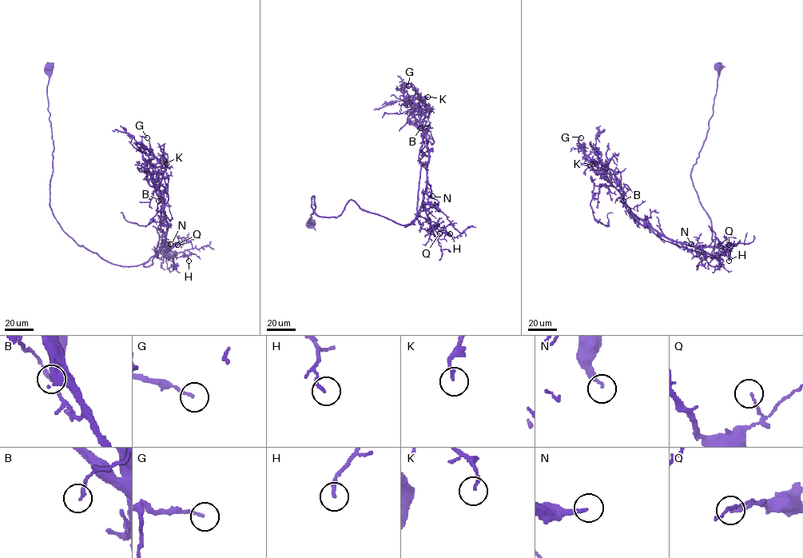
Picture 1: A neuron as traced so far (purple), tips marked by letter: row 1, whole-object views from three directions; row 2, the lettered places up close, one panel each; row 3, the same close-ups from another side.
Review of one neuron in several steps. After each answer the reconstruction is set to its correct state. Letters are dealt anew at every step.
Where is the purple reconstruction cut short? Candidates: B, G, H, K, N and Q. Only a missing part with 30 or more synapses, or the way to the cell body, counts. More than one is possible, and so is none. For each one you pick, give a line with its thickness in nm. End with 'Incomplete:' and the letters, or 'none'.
N: calibre 160 nm
Incomplete: N

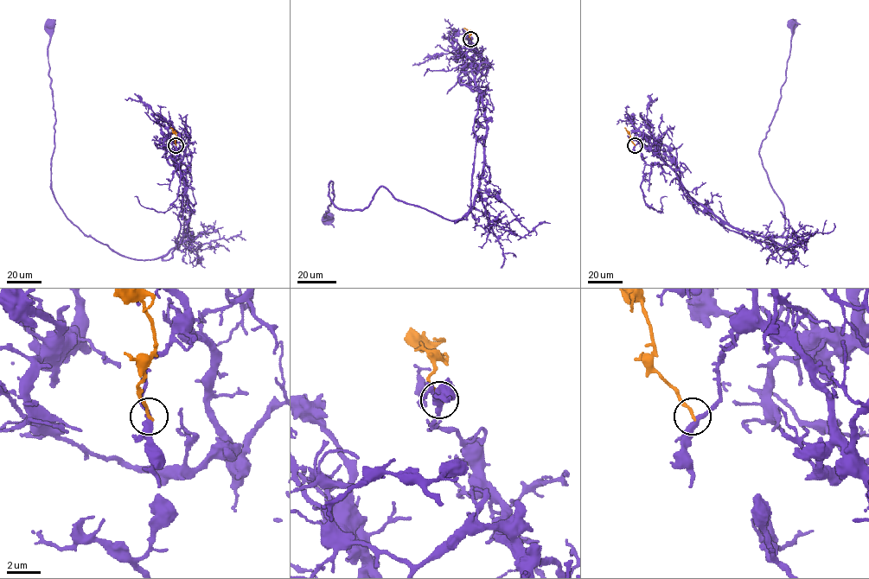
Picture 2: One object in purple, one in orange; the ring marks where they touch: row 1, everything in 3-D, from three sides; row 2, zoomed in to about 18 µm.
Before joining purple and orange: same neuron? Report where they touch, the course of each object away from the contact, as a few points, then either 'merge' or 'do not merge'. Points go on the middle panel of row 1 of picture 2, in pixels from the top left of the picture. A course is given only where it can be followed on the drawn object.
place (470, 39); course purple (470, 39), (487, 127), (474, 205), (450, 220), (380, 187), (362, 210), (340, 209), (331, 181), (327, 217); course orange (470, 39), (471, 34), (464, 28); do not merge

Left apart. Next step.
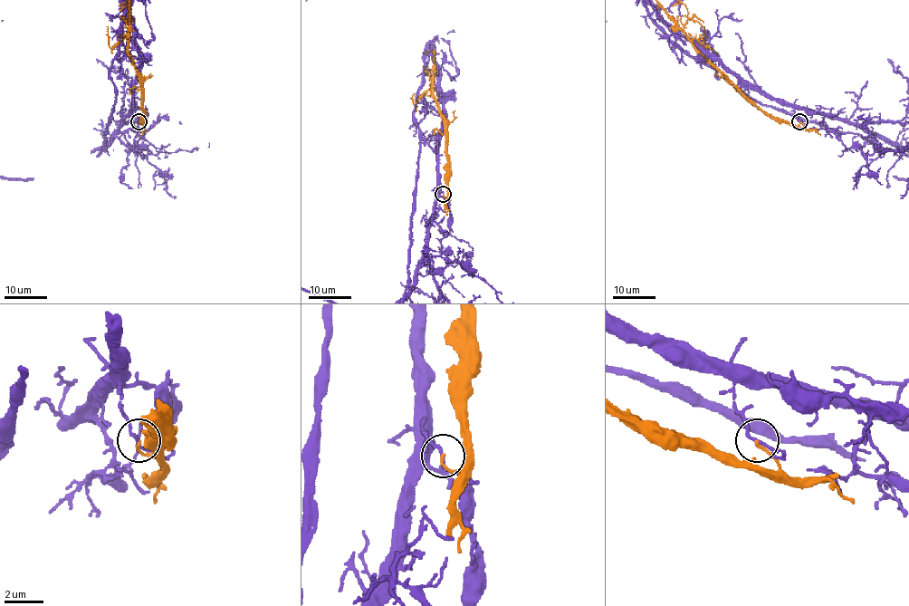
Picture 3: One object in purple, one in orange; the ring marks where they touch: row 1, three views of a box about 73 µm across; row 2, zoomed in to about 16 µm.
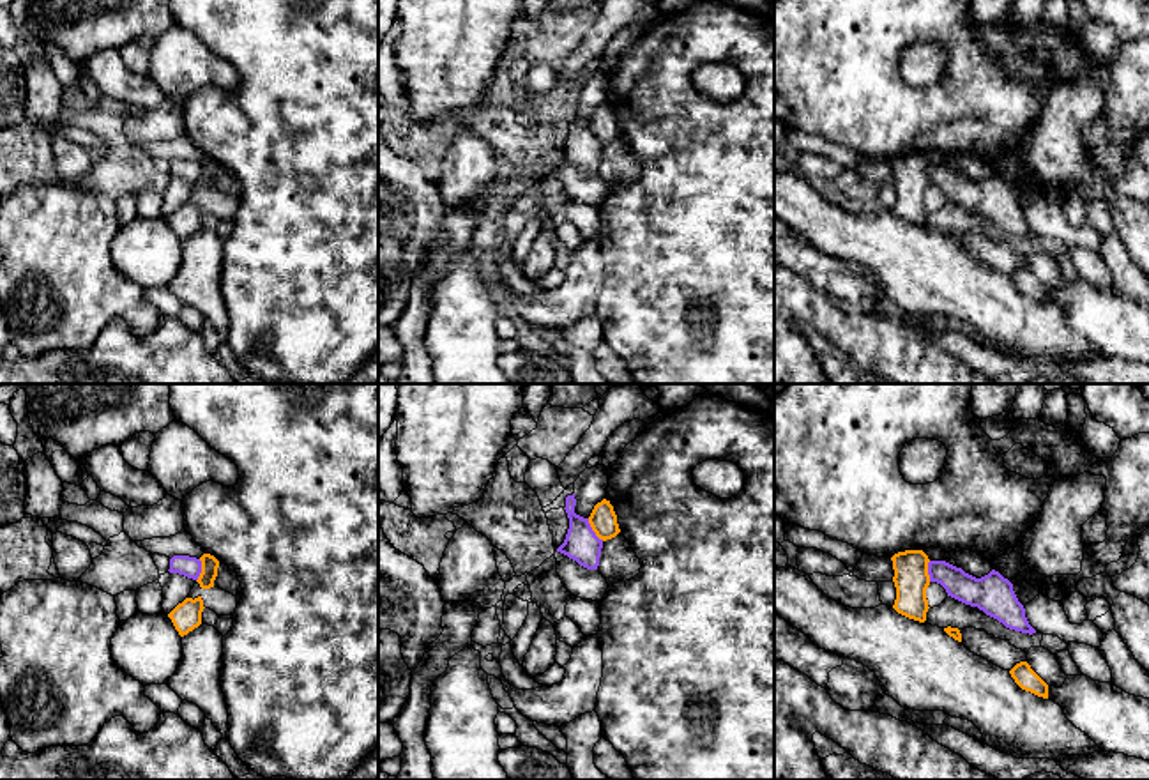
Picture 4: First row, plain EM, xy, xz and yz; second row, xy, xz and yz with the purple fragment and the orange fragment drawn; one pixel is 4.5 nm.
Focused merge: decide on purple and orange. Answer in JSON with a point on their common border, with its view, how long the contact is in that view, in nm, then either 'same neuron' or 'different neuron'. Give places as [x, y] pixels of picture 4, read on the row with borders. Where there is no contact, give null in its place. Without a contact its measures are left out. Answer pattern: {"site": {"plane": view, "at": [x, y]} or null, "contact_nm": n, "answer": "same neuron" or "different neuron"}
{"site": {"plane": "xz", "at": [593, 531]}, "contact_nm": 130, "answer": "different neuron"}

